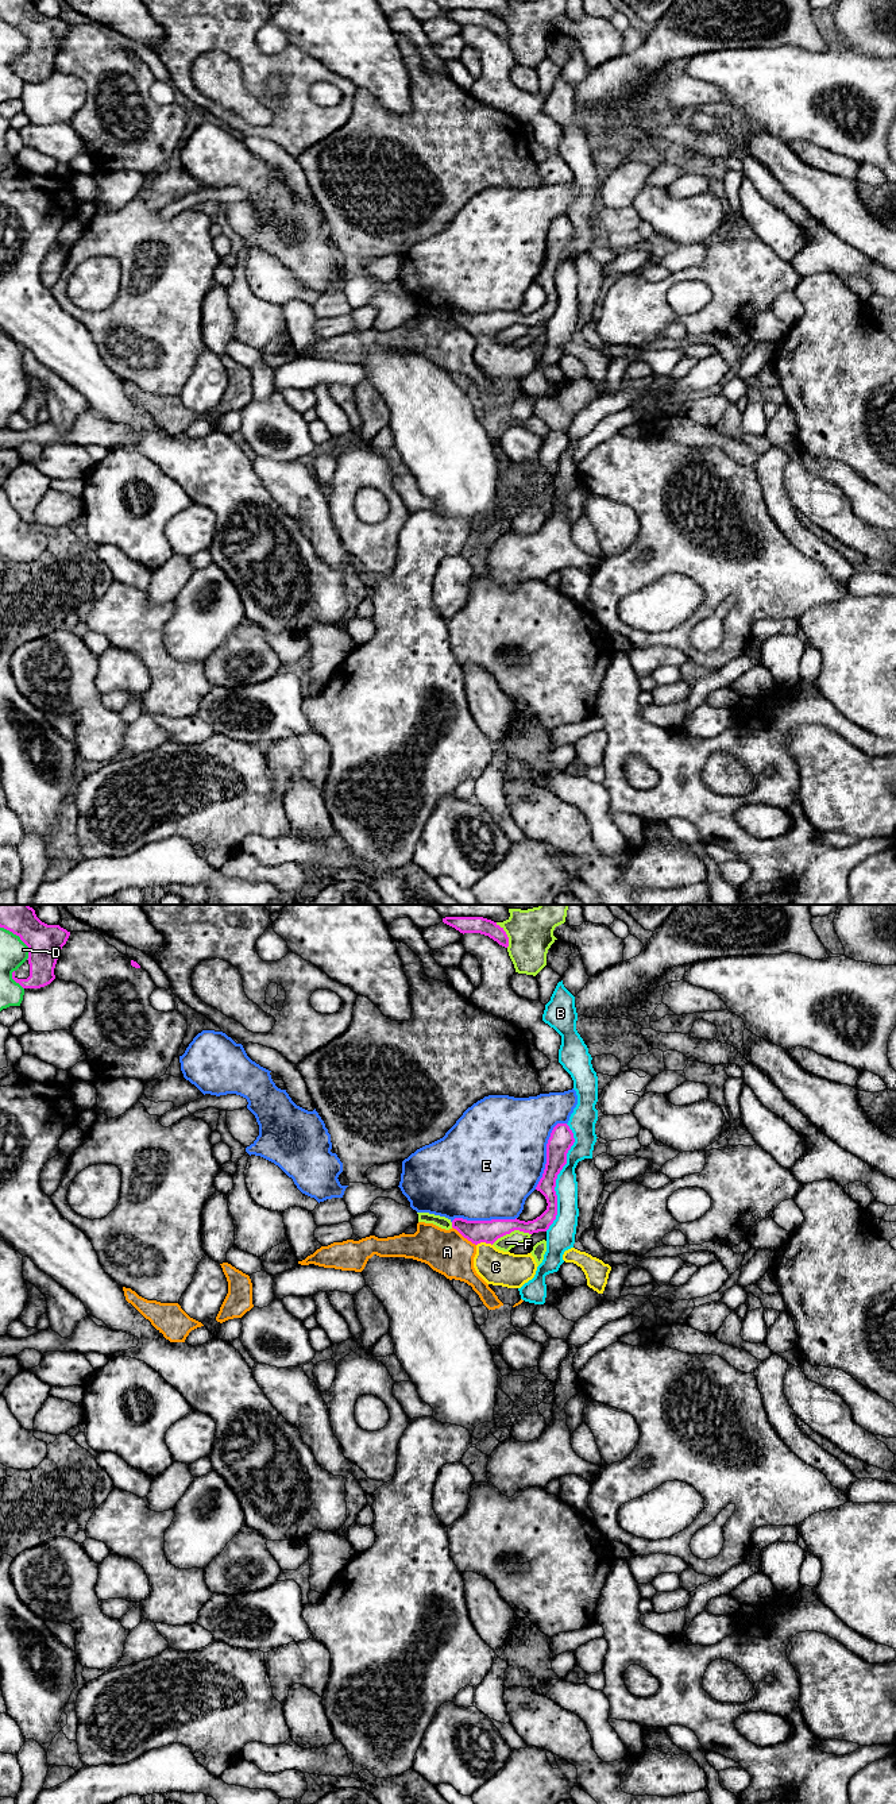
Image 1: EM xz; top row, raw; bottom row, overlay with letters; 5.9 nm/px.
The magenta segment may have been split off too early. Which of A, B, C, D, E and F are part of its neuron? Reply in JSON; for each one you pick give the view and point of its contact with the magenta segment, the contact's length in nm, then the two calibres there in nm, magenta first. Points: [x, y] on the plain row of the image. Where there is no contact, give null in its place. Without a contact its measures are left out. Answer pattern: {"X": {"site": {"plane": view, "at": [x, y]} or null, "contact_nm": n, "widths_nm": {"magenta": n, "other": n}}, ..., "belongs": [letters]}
{"C": {"site": {"plane": "xz", "at": [483, 334]}, "contact_nm": 100, "widths_nm": {"magenta": 140, "other": 220}}, "belongs": ["C"]}

